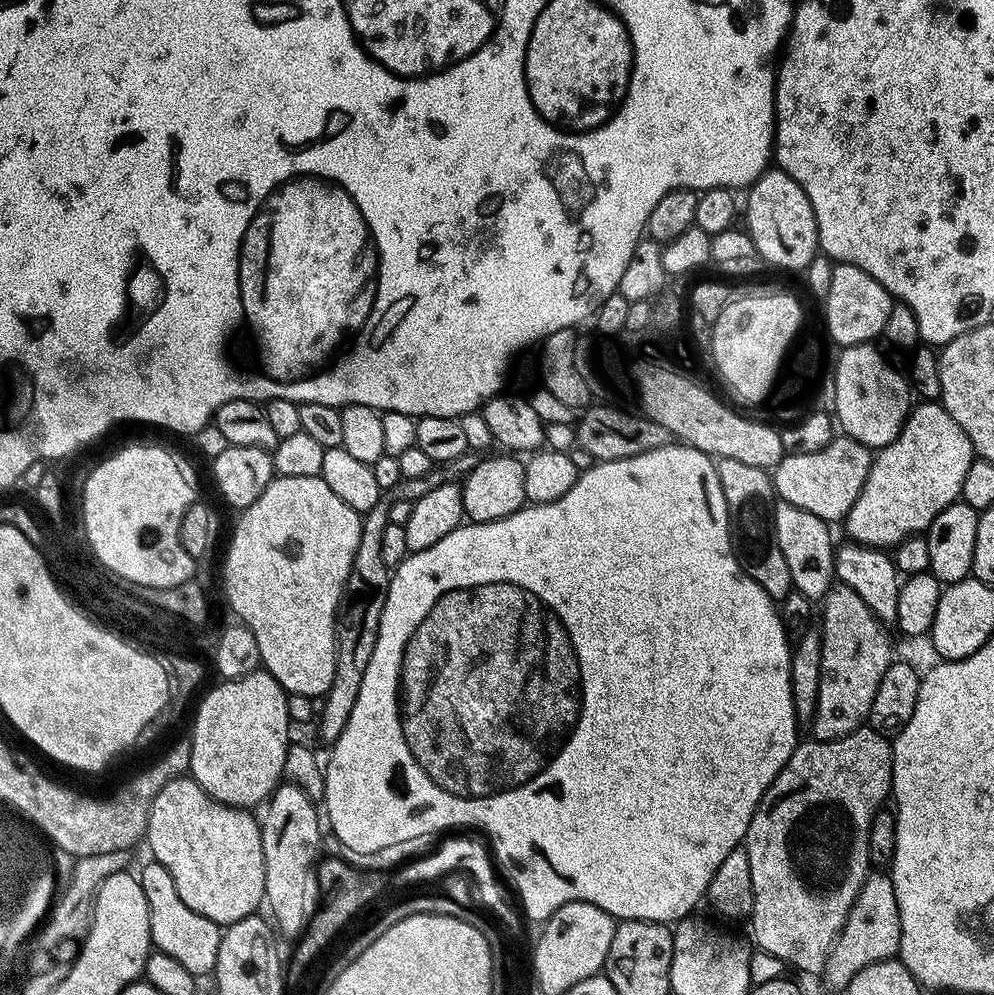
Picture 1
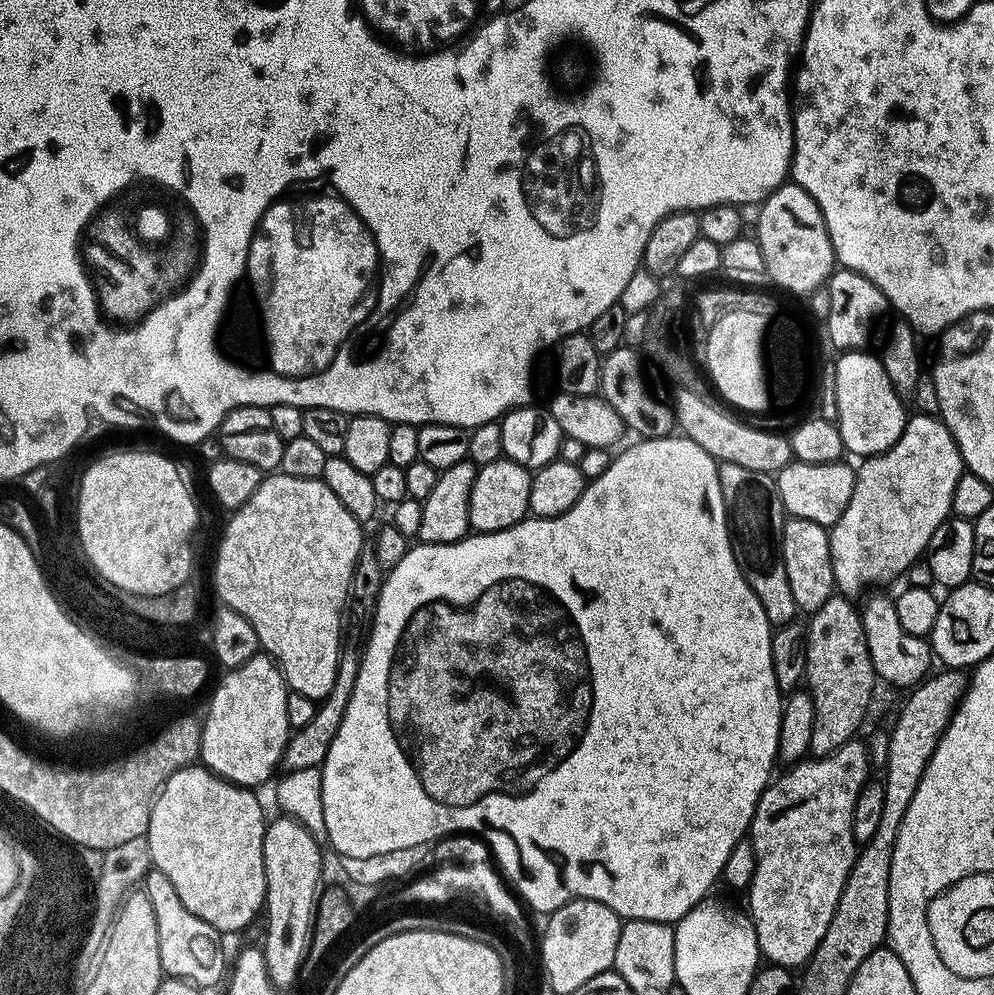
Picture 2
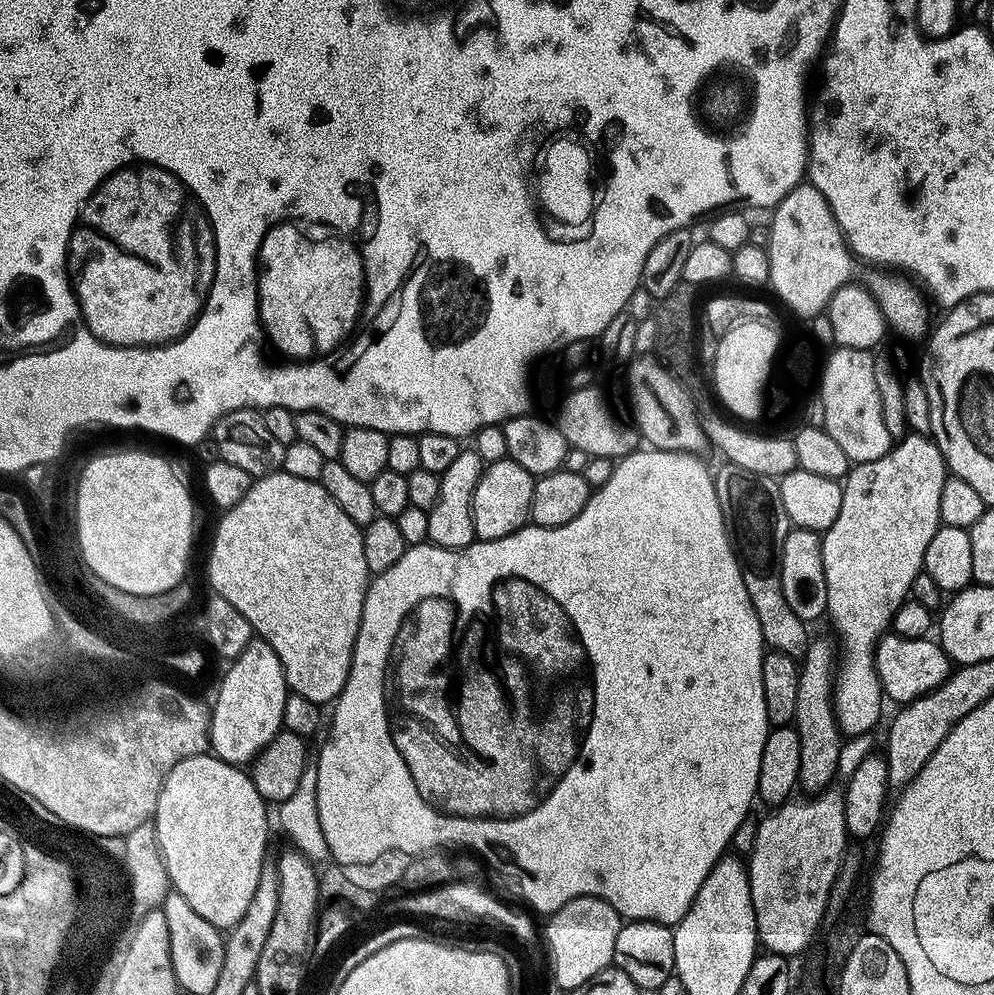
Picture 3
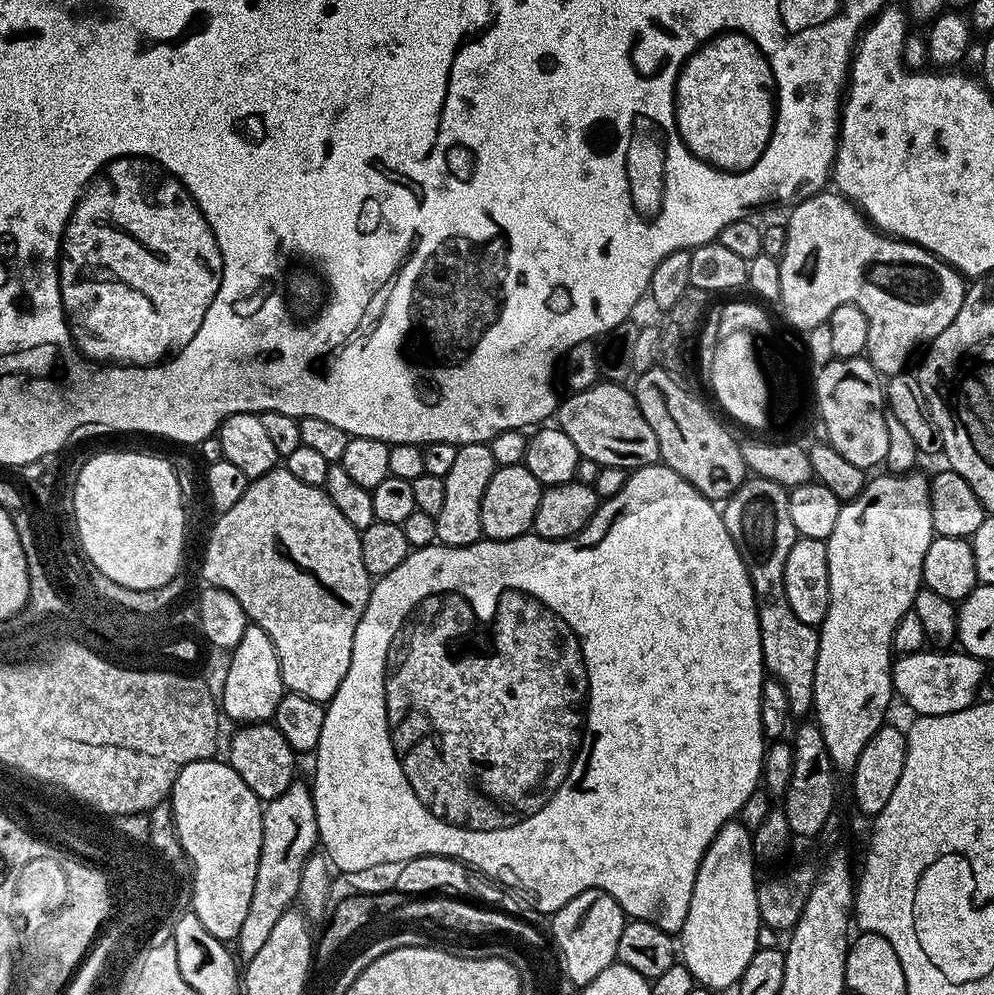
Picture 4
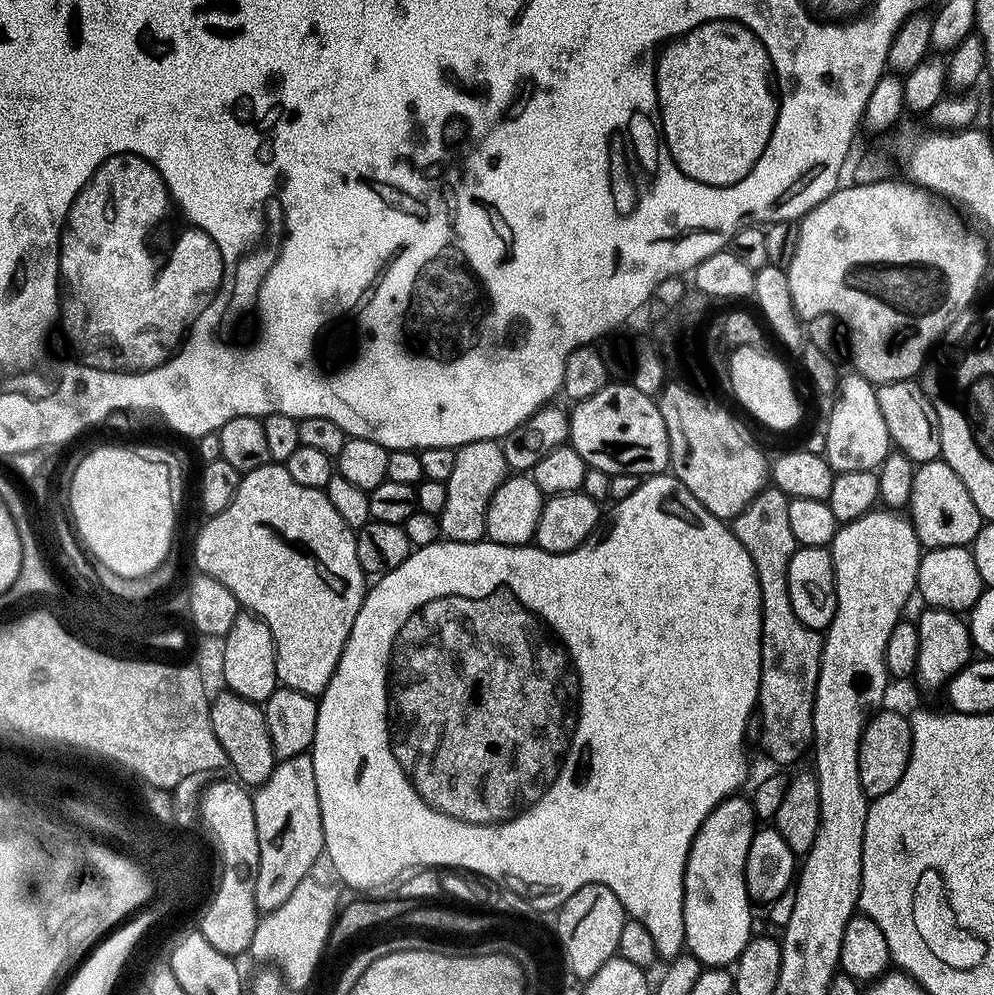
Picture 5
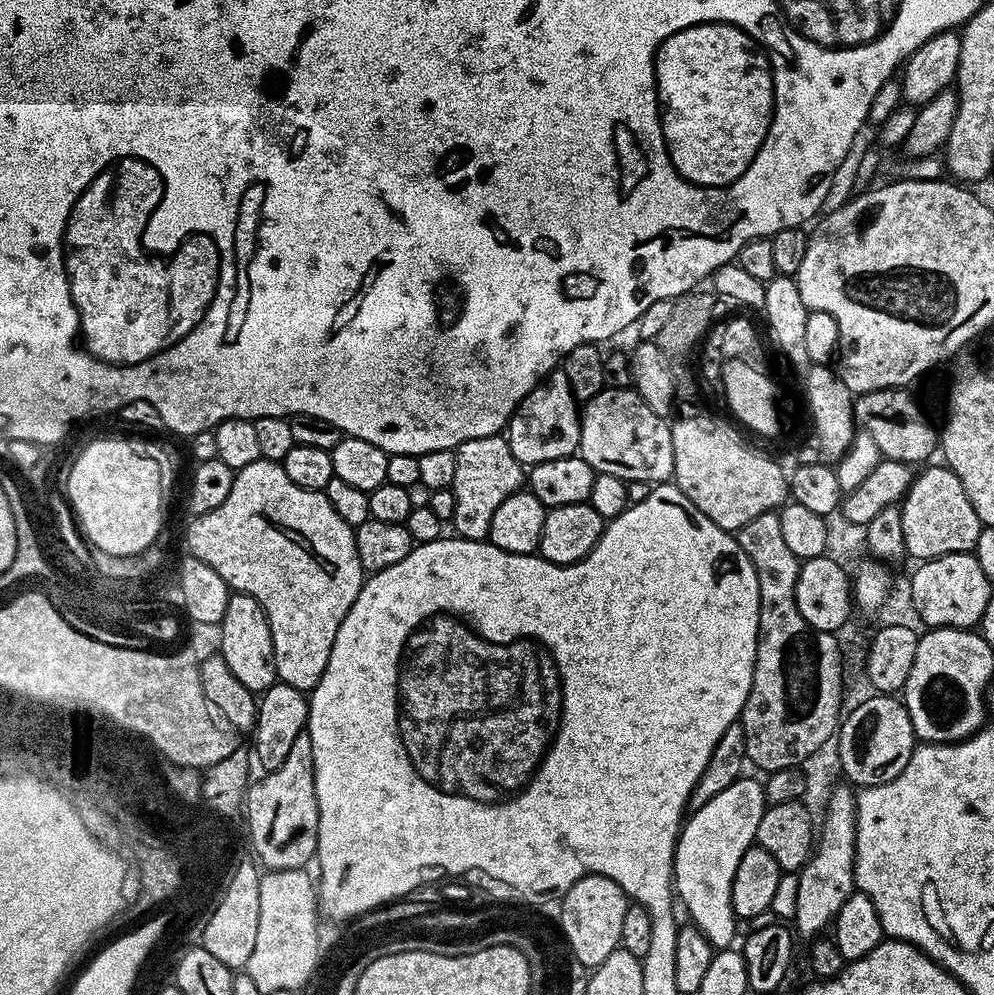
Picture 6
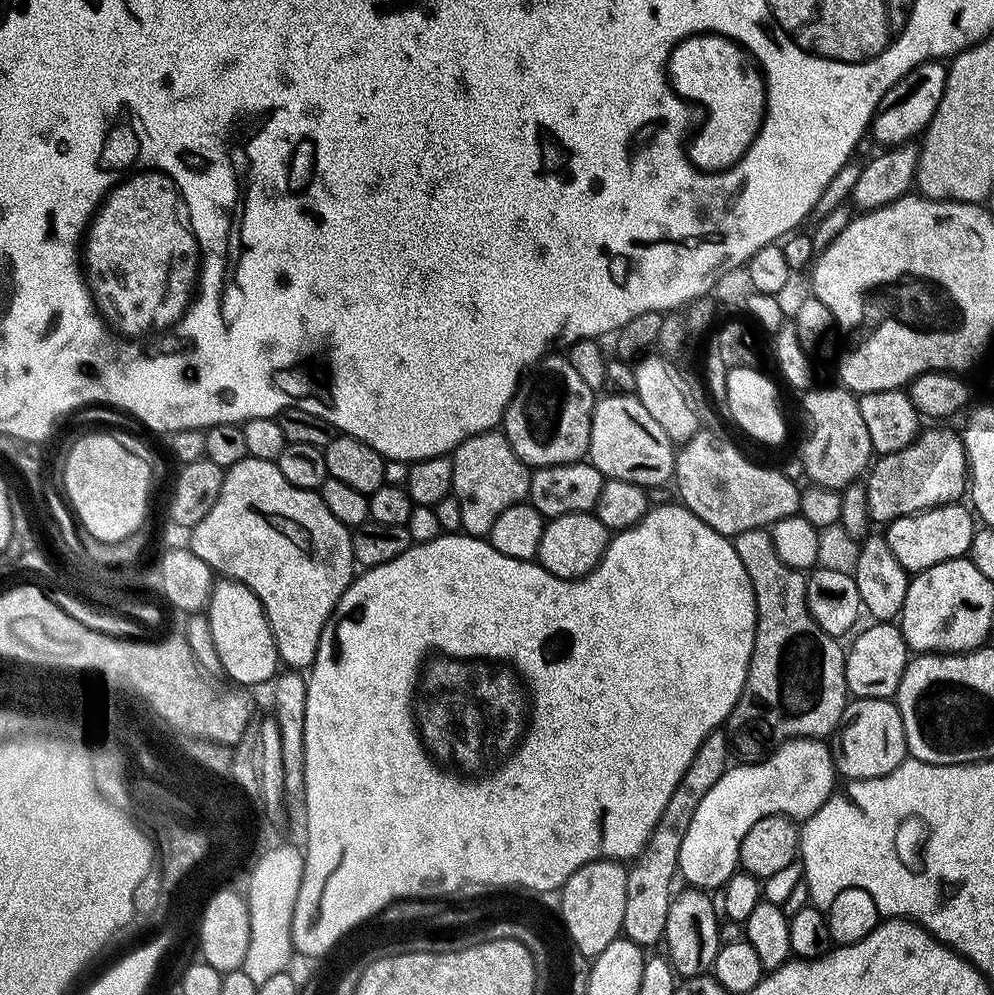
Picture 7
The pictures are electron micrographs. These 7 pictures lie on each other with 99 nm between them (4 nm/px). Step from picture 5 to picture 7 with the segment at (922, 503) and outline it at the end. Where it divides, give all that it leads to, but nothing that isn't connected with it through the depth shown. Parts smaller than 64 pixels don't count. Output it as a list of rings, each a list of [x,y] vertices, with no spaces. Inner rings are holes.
[[[960,502],[940,504],[937,508],[927,508],[925,512],[915,512],[912,516],[903,516],[897,520],[887,521],[885,528],[888,529],[883,529],[882,535],[889,544],[891,553],[894,554],[894,557],[907,573],[925,572],[930,570],[930,566],[938,566],[942,562],[958,560],[967,557],[971,553],[972,539],[978,524],[973,513],[967,507],[964,509],[962,505],[963,503]]]

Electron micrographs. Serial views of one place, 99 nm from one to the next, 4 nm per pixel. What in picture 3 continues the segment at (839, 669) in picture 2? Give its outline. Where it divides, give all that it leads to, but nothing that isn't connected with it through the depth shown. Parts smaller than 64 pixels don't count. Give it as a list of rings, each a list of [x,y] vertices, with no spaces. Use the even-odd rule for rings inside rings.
[[[813,639],[802,653],[799,665],[798,702],[794,726],[802,742],[802,766],[800,767],[799,787],[805,793],[823,792],[833,783],[836,771],[840,768],[840,740],[842,733],[836,720],[834,703],[834,681],[838,671],[838,648],[828,640]]]

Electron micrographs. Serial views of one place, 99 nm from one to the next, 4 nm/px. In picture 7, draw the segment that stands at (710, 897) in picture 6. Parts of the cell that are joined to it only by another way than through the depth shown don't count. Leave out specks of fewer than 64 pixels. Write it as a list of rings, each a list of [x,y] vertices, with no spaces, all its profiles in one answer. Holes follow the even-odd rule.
[[[820,738],[786,740],[763,760],[740,762],[737,765],[737,768],[736,765],[729,767],[722,778],[718,778],[718,782],[714,782],[714,786],[706,790],[706,798],[698,802],[698,810],[694,810],[694,818],[690,818],[690,830],[686,830],[686,838],[682,838],[678,854],[678,872],[682,880],[684,876],[685,885],[703,890],[723,889],[732,873],[737,871],[742,838],[746,838],[746,830],[750,830],[754,822],[758,822],[763,816],[788,816],[792,820],[803,822],[828,801],[837,787],[838,773],[836,762],[832,759],[832,749]]]

